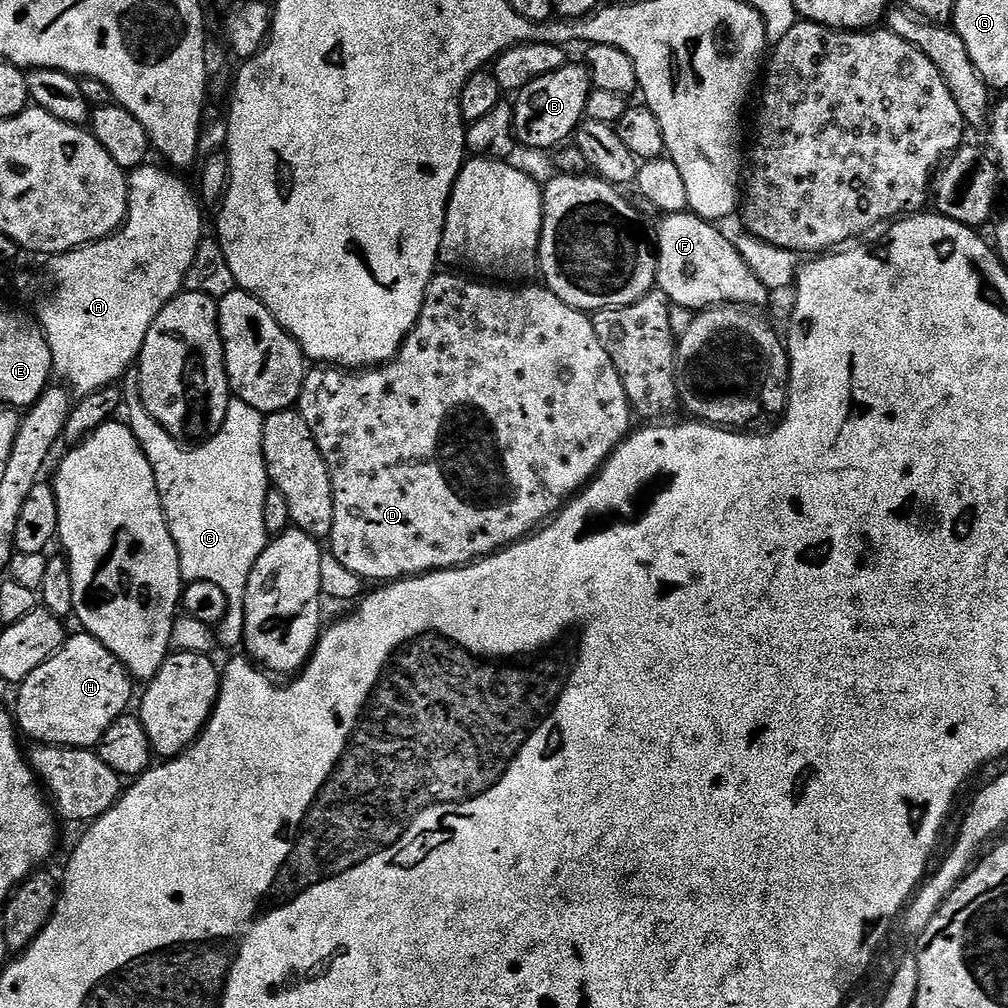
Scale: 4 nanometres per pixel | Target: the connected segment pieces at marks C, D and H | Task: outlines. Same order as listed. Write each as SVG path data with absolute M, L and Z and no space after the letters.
M139 367L128 368L122 381L122 391L124 393L122 408L125 413L128 411L126 423L132 429L134 438L138 438L140 449L144 451L154 470L154 482L158 486L168 529L176 543L183 579L188 582L209 580L228 595L226 614L214 628L215 639L228 648L234 647L235 644L237 647L238 642L244 639L244 595L250 582L250 570L254 570L254 562L258 562L264 545L270 539L266 522L262 522L262 506L266 502L266 494L270 487L262 450L265 413L254 410L254 406L246 406L246 402L241 400L229 399L226 422L220 427L219 432L199 446L189 447L192 449L187 452L184 449L187 447L177 443L174 437L144 409Z
M444 270L432 277L430 286L424 291L424 305L420 311L418 322L412 328L412 331L408 333L408 337L404 339L403 346L400 347L400 351L397 352L393 360L388 361L383 366L367 370L345 370L335 366L316 366L313 367L313 372L311 369L305 375L302 382L302 394L298 401L298 411L300 417L306 421L306 426L310 426L310 434L330 470L330 482L334 494L334 526L326 544L334 558L342 566L352 571L353 574L361 576L365 582L372 582L372 580L380 580L376 582L407 580L409 576L425 576L428 572L444 572L448 568L463 568L466 564L473 563L486 556L492 556L495 552L501 552L502 549L531 536L533 532L543 528L545 524L555 518L563 510L565 504L596 477L596 473L612 457L612 451L624 440L628 439L634 428L634 425L632 425L632 420L634 421L632 404L626 398L622 378L618 378L618 370L614 370L614 362L610 362L610 354L606 354L598 334L594 334L592 317L589 313L579 312L576 308L566 306L566 302L559 300L547 286L539 286L540 288L512 288L516 286L497 286L492 282L471 284L470 281L463 280L460 276L463 275Z
M83 630L77 633L77 636L69 635L64 645L18 686L14 723L36 744L95 749L102 734L129 711L134 687L132 677L98 638Z

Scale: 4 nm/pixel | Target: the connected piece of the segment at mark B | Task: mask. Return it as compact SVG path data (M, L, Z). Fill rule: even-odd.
M569 62L550 74L542 74L542 78L534 78L534 82L514 96L512 113L517 141L523 147L525 144L528 148L551 150L559 149L565 142L571 141L585 119L584 107L592 89L592 79L583 63Z

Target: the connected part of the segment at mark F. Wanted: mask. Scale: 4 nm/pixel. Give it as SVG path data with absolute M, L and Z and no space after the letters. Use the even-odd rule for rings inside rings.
M691 211L679 212L661 219L660 229L655 229L656 282L659 291L665 292L677 309L719 308L726 304L760 306L770 299L770 293L750 266L738 254L731 239L719 232L715 223L692 215Z

